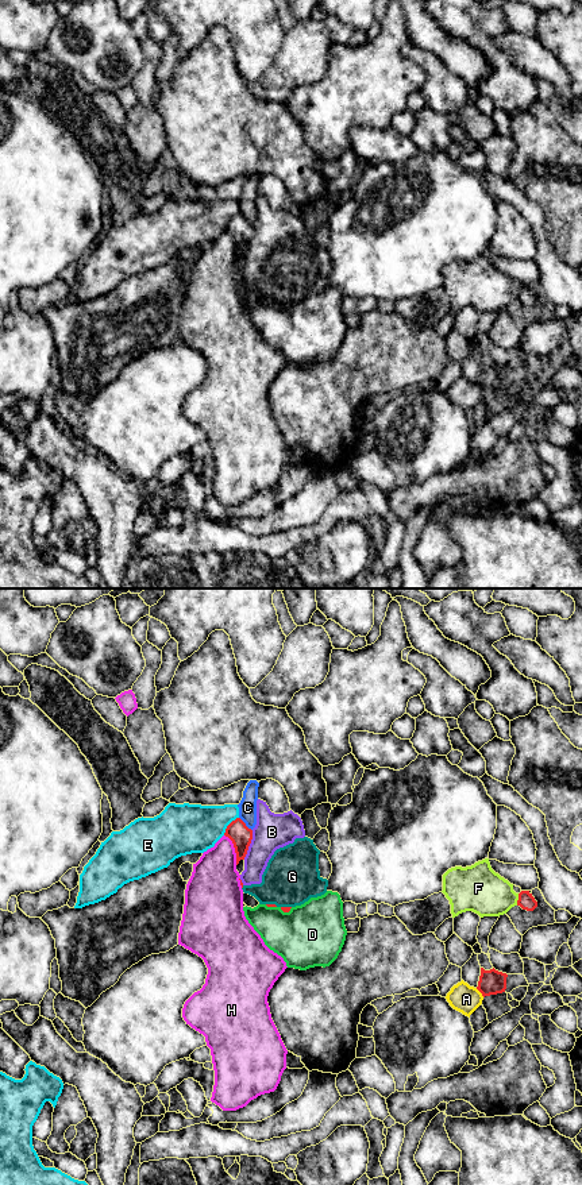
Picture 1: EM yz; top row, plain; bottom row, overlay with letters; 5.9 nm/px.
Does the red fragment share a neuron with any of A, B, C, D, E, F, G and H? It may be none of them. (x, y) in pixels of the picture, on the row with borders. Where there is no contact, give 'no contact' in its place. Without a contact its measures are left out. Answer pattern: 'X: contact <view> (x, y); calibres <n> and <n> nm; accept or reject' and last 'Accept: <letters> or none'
A: contact yz (480, 991); calibres 150 and 170 nm; reject
B: contact yz (249, 845); calibres 130 and 220 nm; reject
C: contact yz (245, 823); calibres 130 and 110 nm; reject
D: contact yz (285, 911); calibres 30 and 380 nm; reject
E: contact yz (228, 825); calibres 130 and 300 nm; reject
F: contact yz (519, 899); calibres 100 and 280 nm; reject
G: contact yz (272, 904); calibres 20 and 320 nm; reject
H: contact yz (235, 849); calibres 130 and 300 nm; reject
Accept: none

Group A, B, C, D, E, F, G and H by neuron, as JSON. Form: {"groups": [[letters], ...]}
{"groups": [["A"], ["B", "G"], ["C"], ["D"], ["E"], ["F"], ["H"]]}

